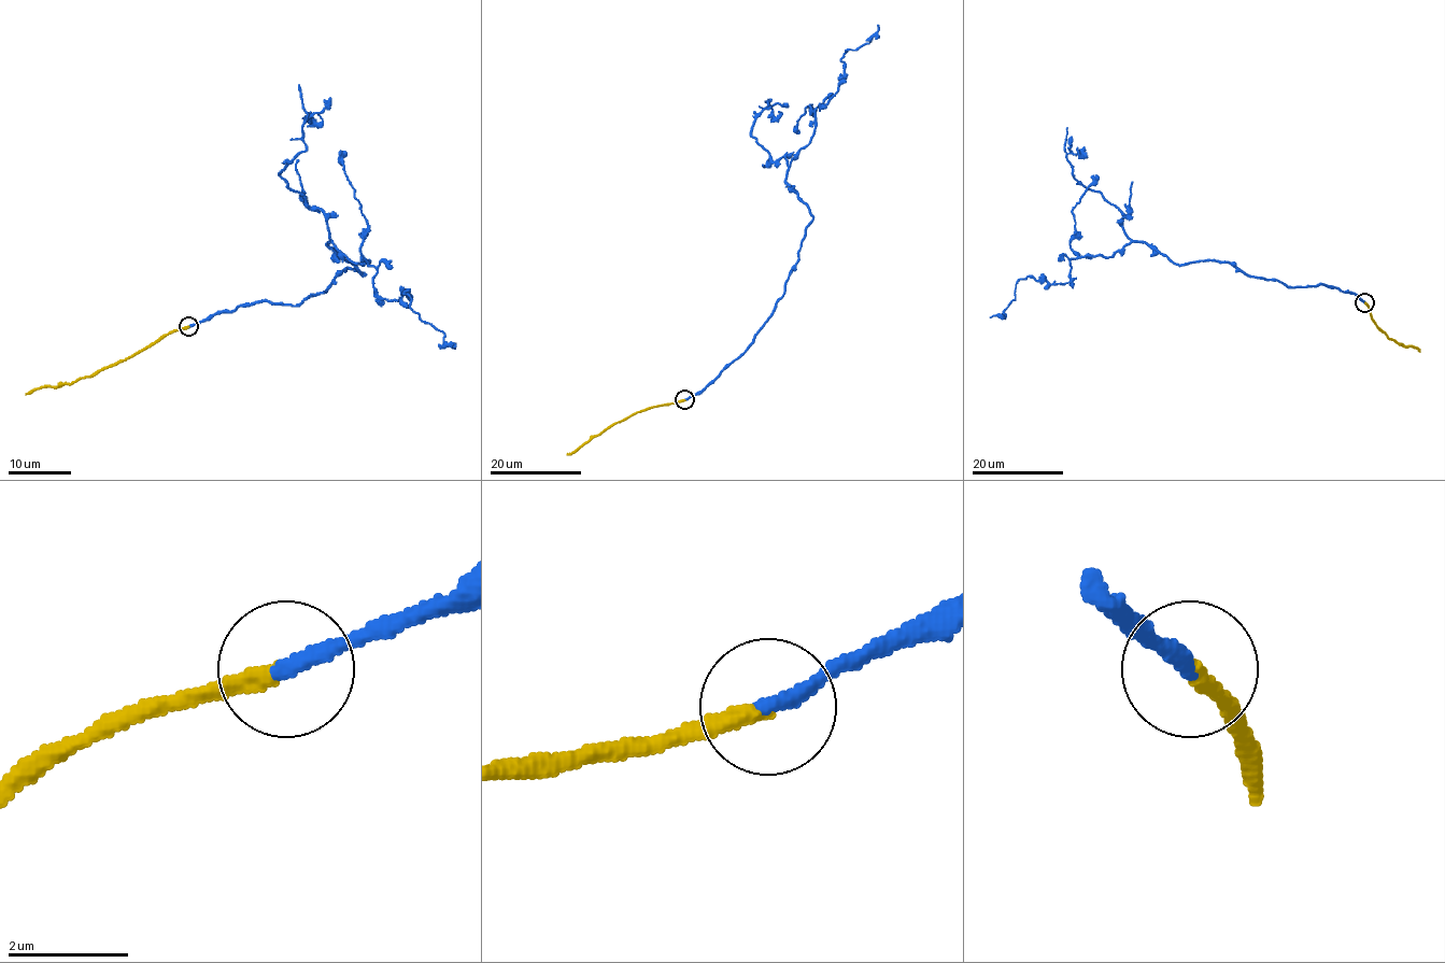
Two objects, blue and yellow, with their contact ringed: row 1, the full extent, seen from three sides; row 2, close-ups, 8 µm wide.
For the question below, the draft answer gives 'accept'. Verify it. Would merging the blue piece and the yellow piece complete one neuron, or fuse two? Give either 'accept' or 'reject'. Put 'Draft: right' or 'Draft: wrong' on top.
Draft: right
accept

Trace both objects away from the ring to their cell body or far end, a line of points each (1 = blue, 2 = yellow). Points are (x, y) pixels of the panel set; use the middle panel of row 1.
1: (685, 400), (739, 356), (783, 293), (812, 218), (789, 166), (837, 90), (846, 50), (877, 25)
2: (685, 400), (643, 409), (611, 424), (567, 455)

